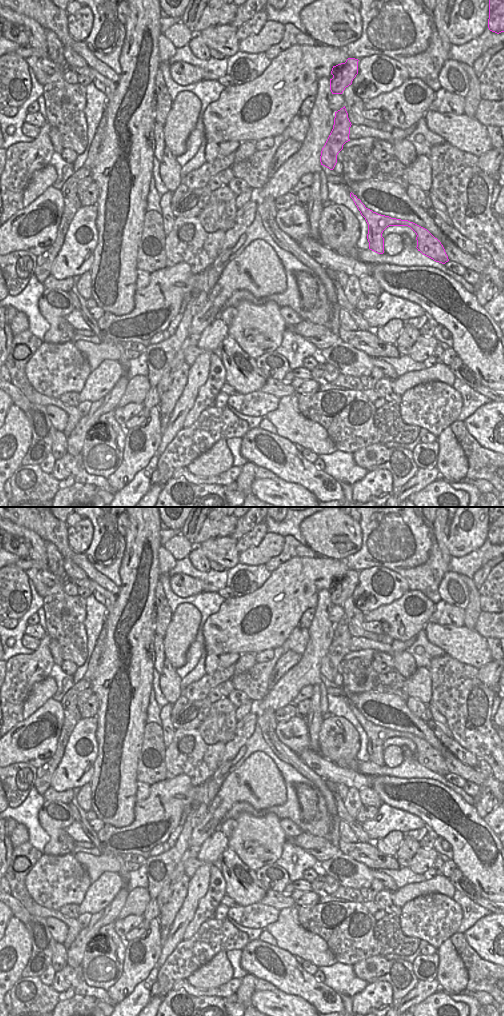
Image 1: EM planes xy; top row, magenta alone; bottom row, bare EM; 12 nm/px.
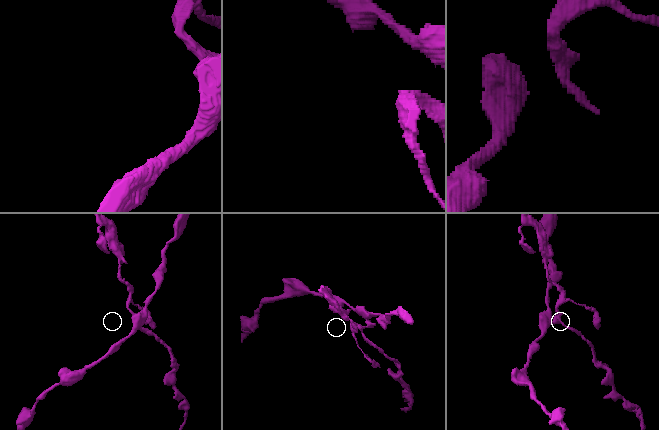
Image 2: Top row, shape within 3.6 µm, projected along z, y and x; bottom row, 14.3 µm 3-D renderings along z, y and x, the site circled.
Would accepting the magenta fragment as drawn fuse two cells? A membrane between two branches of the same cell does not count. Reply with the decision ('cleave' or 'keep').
cleave

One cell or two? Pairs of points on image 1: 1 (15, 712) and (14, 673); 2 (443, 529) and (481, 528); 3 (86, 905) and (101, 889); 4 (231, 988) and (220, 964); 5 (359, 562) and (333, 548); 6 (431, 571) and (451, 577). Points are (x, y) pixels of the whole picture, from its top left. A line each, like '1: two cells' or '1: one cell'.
1: one cell
2: two cells
3: one cell
4: two cells
5: two cells
6: two cells

